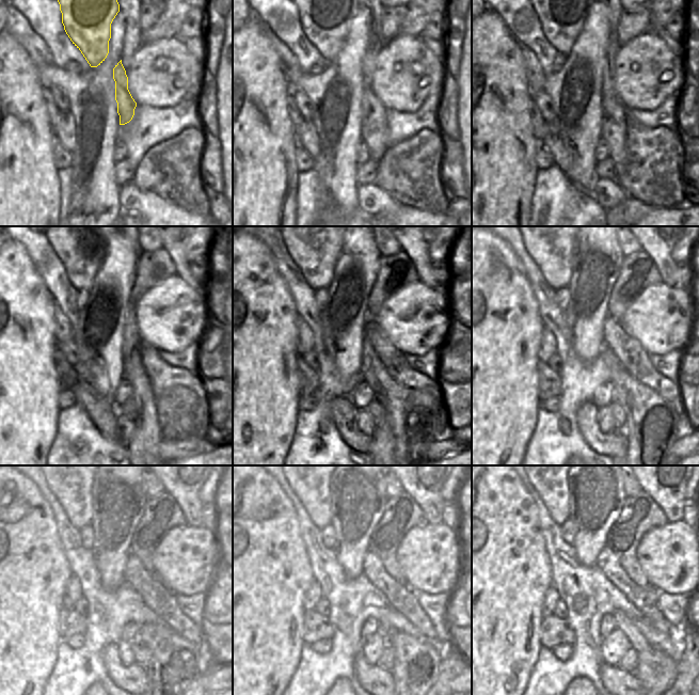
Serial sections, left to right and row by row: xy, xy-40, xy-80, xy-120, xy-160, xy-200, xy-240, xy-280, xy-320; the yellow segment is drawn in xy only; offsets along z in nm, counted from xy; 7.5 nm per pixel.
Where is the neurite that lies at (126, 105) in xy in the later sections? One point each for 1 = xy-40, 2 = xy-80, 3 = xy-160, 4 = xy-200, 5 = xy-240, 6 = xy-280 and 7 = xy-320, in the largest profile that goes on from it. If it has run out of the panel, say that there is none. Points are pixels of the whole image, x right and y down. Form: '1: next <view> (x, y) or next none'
1: next xy-40 (372, 113)
2: next xy-80 (613, 131)
3: next xy-160 (414, 425)
4: next xy-200 (652, 427)
5: next xy-240 (175, 664)
6: next xy-280 (416, 666)
7: next xy-320 (656, 672)

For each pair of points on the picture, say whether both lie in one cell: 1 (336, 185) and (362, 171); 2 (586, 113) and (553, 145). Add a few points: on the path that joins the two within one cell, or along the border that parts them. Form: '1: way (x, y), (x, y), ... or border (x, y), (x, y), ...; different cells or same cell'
1: border (355, 163), (355, 183), (358, 185); different cells
2: border (551, 128), (571, 154), (571, 161); different cells

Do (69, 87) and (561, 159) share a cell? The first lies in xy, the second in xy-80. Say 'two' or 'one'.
two

